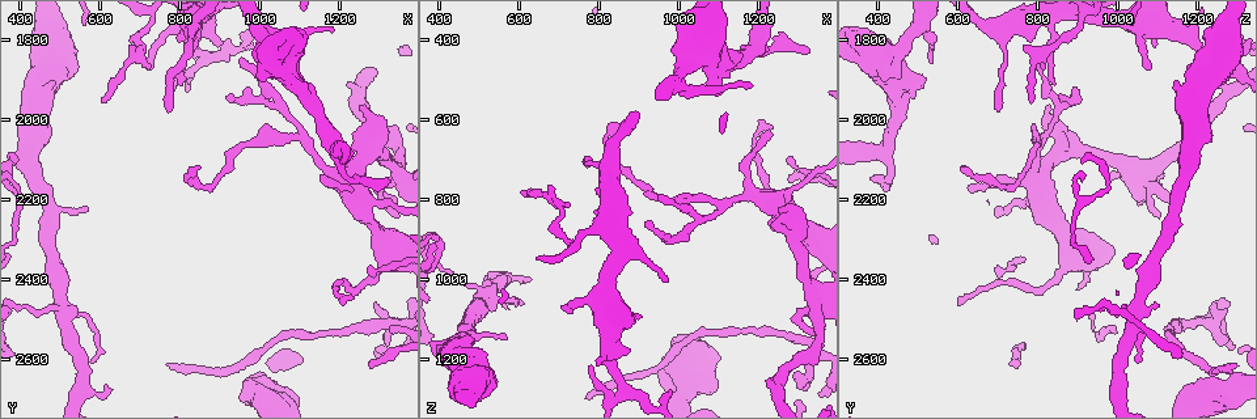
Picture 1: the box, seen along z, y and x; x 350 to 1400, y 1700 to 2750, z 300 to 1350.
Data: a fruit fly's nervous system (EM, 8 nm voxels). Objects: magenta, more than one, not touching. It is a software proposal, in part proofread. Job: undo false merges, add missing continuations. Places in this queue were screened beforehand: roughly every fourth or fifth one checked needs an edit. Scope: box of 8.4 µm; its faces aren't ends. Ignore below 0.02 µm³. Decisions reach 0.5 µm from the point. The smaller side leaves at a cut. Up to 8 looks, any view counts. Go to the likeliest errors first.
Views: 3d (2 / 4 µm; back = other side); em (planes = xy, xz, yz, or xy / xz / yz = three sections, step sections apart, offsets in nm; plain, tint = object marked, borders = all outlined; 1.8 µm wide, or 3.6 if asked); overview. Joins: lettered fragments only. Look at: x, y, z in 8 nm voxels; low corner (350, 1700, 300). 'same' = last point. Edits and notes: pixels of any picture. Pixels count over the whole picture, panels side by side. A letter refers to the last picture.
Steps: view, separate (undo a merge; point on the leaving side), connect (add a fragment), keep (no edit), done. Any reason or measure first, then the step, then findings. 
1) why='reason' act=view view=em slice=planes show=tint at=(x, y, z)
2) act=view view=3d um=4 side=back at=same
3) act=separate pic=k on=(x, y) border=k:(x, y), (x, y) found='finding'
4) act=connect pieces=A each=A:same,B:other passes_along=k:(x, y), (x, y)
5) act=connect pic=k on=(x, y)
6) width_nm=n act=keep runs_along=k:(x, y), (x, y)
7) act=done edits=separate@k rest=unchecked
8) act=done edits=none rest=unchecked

why='stops while still wide' act=view view=3d um=2 at=(1110, 1920, 510)

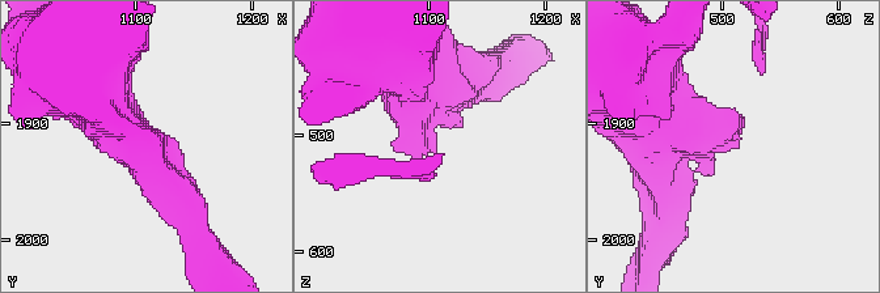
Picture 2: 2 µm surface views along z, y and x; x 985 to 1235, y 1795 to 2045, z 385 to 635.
act=view view=em slice=planes show=tint at=(1110, 1920, 508)

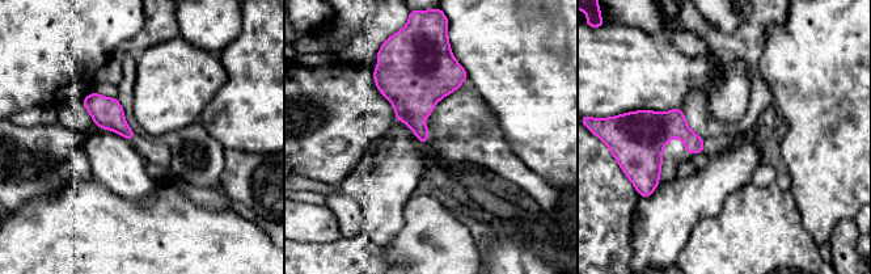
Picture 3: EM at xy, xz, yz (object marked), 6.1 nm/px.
why='what lies round it' act=view view=em slice=planes show=borders at=same

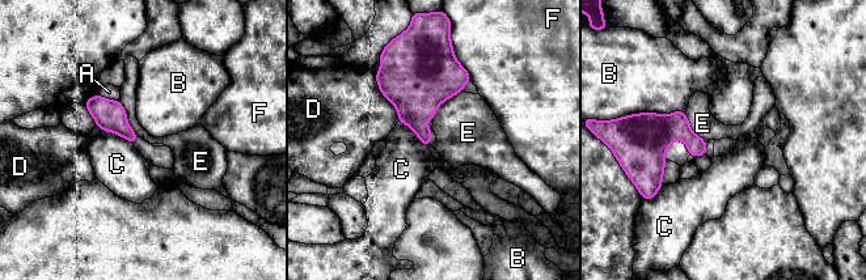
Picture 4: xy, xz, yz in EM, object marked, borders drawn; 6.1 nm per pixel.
act=keep each=A:other,B:other,C:other,D:other,E:other,F:other border=4:(461, 90), (444, 100), (430, 119) found='none of them fits'

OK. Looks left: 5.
why='two arms in line, one across' act=view view=3d um=4 at=(1120, 2070, 810)

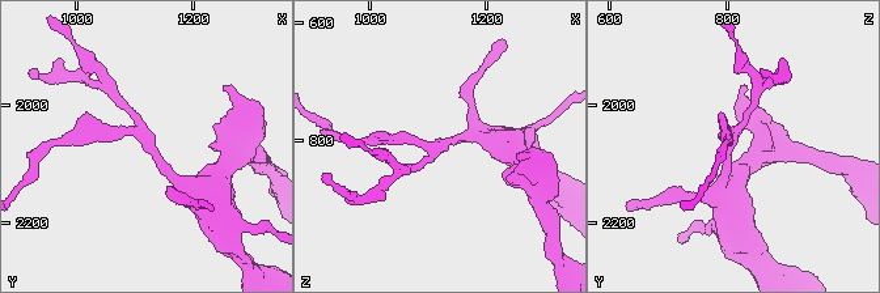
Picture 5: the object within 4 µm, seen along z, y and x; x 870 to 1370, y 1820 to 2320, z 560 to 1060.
arms=3 act=view view=em slice=planes show=borders at=(1125, 2065, 805)

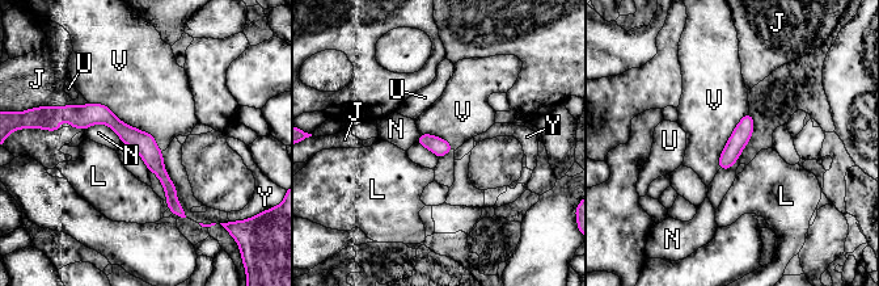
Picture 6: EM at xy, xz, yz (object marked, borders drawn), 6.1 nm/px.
longest_contact=V:550nm act=keep each=J:other,L:other,N:other,U:other,V:other,Y:other found='all the same cell'

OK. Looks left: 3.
why='free end' act=view view=em um=3.6 slice=xy step=16 show=plain at=(570, 2220, 1155)

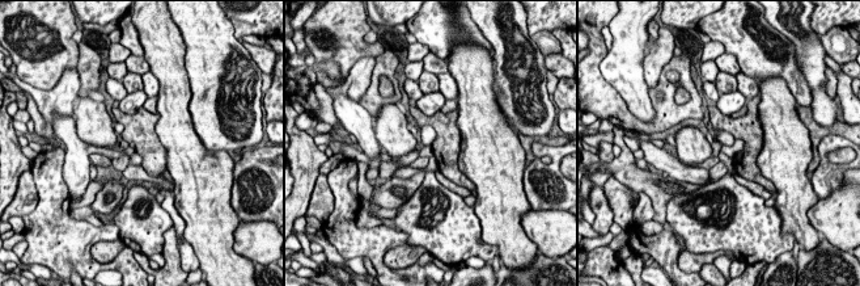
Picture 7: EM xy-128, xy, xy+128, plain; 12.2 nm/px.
why='see the neighbours' act=view view=em um=3.6 slice=xy step=16 show=borders at=same

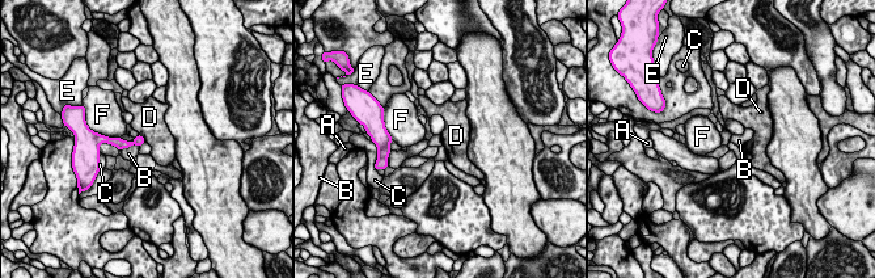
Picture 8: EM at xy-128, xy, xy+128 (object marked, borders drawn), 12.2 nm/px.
act=keep each=A:other,B:other,C:other,D:other,E:other,F:other runs_along=8:(140, 139), (131, 143), (111, 140) found='none of them fits'

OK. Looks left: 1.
act=done edits=none rest=unchecked

